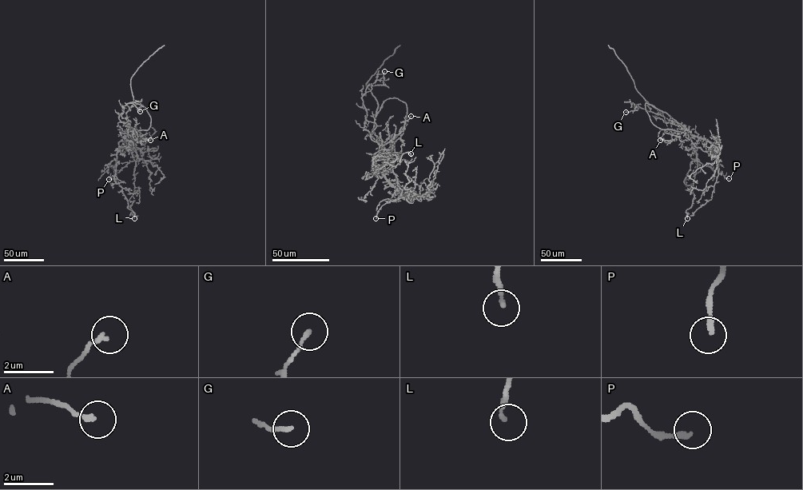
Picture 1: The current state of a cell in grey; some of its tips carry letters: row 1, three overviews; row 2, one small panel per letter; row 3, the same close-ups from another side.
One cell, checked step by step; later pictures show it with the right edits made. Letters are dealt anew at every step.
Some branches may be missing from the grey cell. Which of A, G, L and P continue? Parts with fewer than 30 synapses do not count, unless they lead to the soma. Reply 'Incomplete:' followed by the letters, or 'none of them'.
Incomplete: none of them

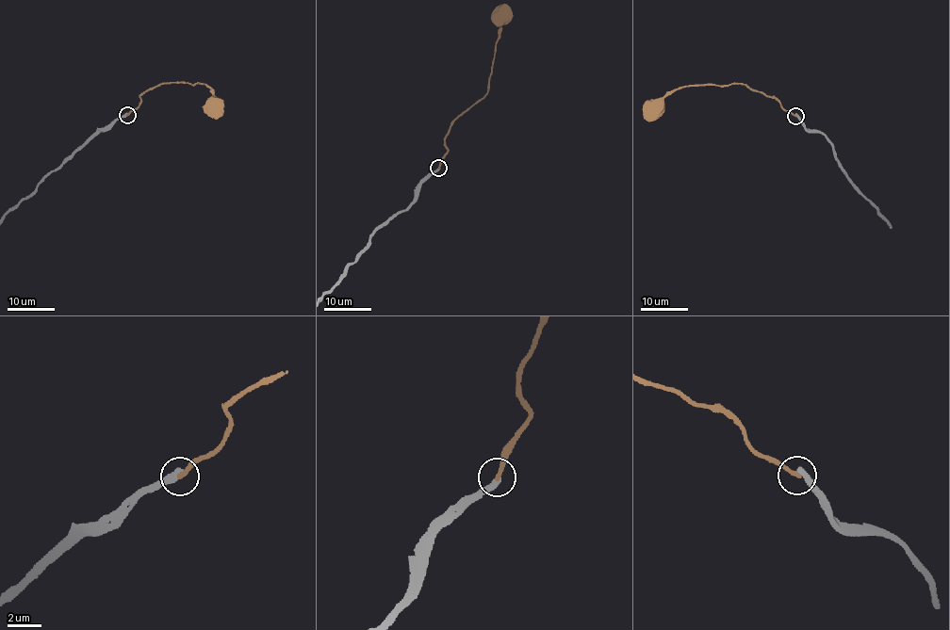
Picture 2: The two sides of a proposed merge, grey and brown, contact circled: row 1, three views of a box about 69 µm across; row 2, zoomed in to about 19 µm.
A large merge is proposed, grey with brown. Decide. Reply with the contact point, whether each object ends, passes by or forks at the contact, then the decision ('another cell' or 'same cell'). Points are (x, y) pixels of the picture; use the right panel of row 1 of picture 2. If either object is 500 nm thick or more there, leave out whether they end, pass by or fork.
at (795, 116); grey ends there; brown ends there; another cell

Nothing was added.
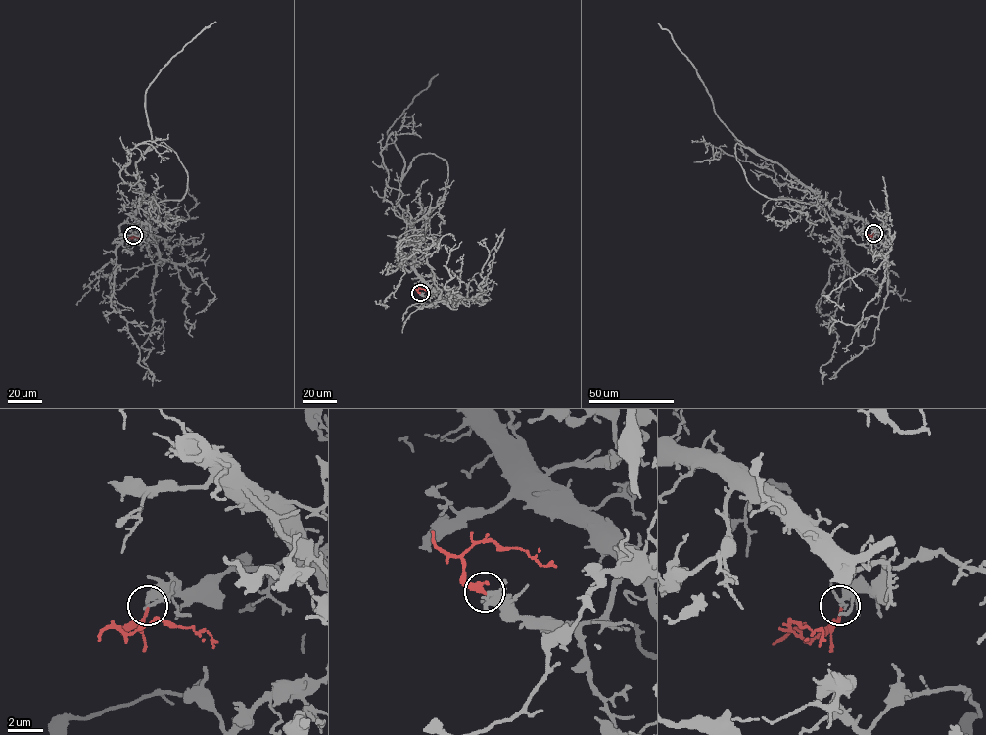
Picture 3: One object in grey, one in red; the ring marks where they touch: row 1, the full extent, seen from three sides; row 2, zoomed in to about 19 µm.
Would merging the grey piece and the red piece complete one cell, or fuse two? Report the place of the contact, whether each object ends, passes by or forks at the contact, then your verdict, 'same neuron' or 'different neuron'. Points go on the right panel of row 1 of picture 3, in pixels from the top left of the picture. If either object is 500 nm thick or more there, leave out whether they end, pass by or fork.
at (873, 233); grey passes by; red ends there; same neuron

